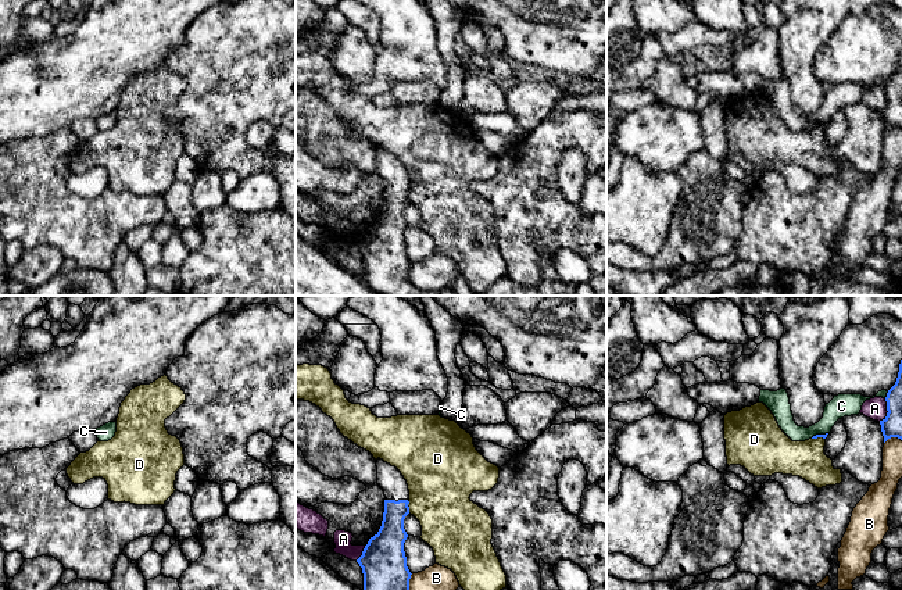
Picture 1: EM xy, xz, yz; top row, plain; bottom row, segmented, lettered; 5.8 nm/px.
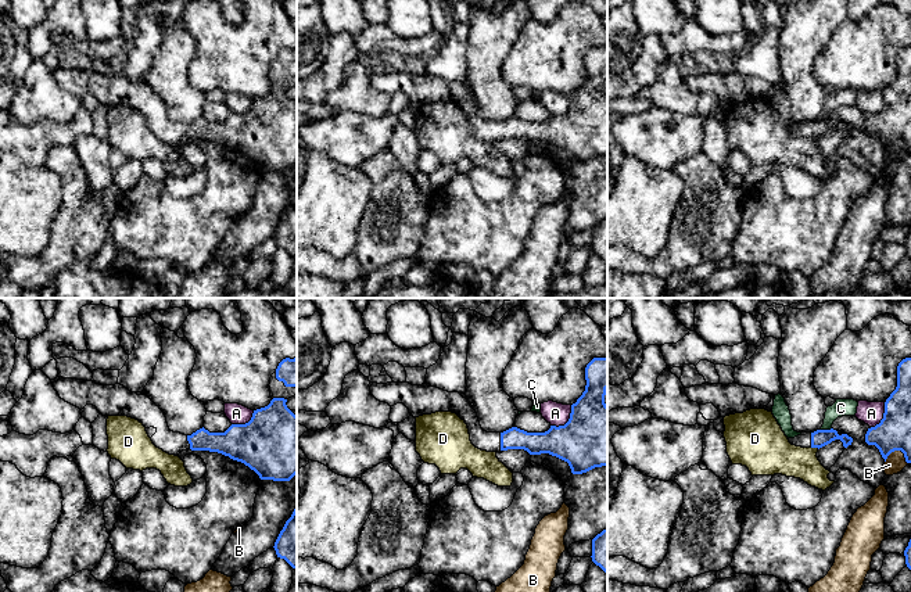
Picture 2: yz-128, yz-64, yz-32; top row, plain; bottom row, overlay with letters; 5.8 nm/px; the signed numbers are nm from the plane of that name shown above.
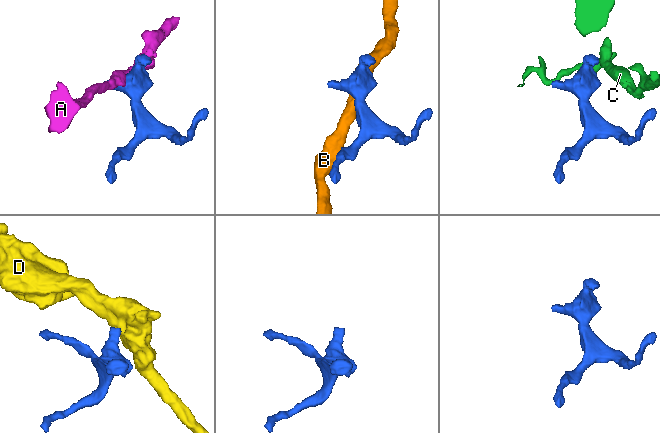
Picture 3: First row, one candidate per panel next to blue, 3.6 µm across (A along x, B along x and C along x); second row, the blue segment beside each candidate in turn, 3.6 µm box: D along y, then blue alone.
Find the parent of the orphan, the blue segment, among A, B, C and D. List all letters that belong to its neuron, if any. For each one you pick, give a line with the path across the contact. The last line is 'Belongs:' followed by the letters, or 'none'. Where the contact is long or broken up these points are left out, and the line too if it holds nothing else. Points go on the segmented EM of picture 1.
Belongs: none

